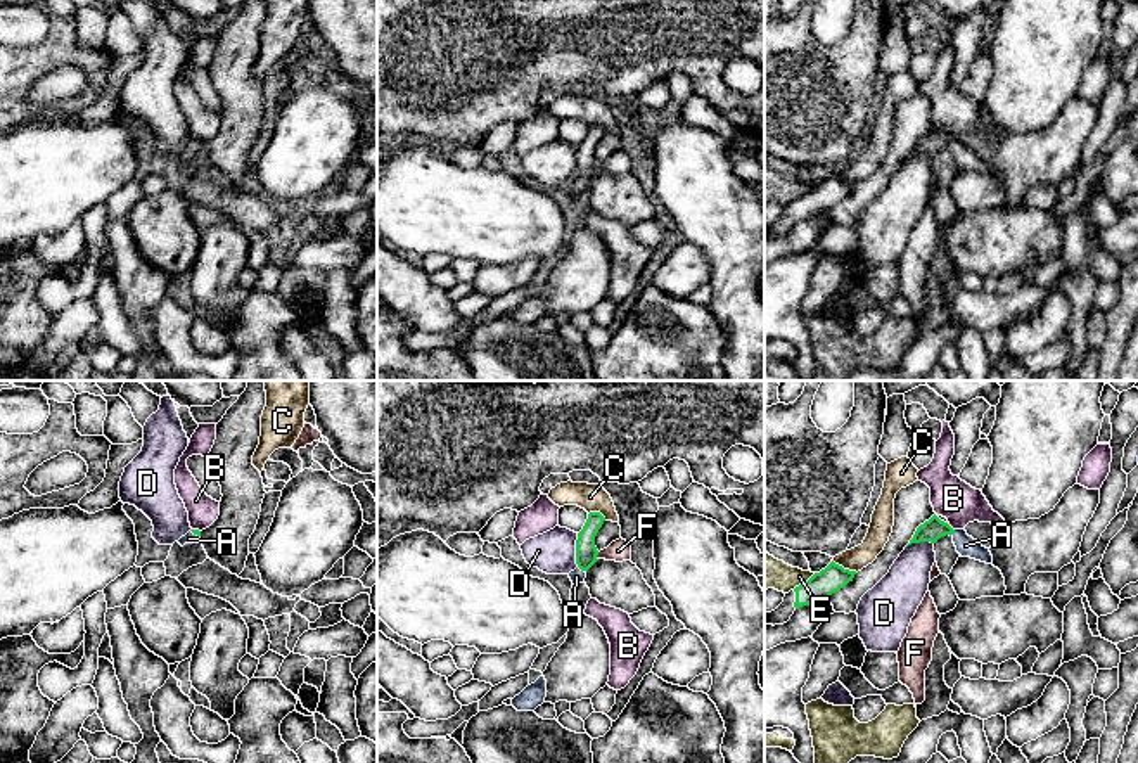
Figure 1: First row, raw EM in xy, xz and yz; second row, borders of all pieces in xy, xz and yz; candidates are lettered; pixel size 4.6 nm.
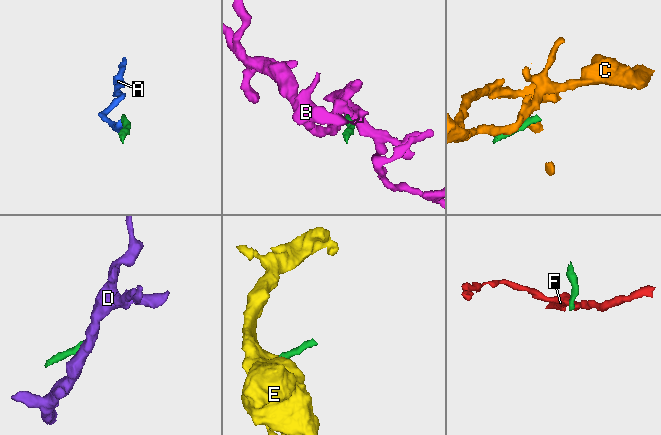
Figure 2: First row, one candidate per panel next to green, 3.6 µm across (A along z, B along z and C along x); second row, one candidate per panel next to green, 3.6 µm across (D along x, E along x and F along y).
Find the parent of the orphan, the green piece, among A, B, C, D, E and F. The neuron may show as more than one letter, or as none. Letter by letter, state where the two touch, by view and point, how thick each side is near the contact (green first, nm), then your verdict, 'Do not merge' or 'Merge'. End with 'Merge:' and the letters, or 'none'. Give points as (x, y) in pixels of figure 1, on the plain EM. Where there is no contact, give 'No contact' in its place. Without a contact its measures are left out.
A: Touches green at xz (581, 182). Thickness 100 nm (green) against 70 nm. Merge
B: Touches green at yz (952, 141). Thickness 100 nm (green) against 190 nm. Do not merge
C: Touches green at yz (843, 180). Thickness 120 nm (green) against 110 nm. Do not merge
D: Touches green at xz (576, 163). Thickness 100 nm (green) against 200 nm. Do not merge
E: Touches green at yz (803, 196). Thickness 120 nm (green) against 160 nm. Do not merge
F: Touches green at xz (597, 166). Thickness 100 nm (green) against 100 nm. Do not merge
Merge: A

